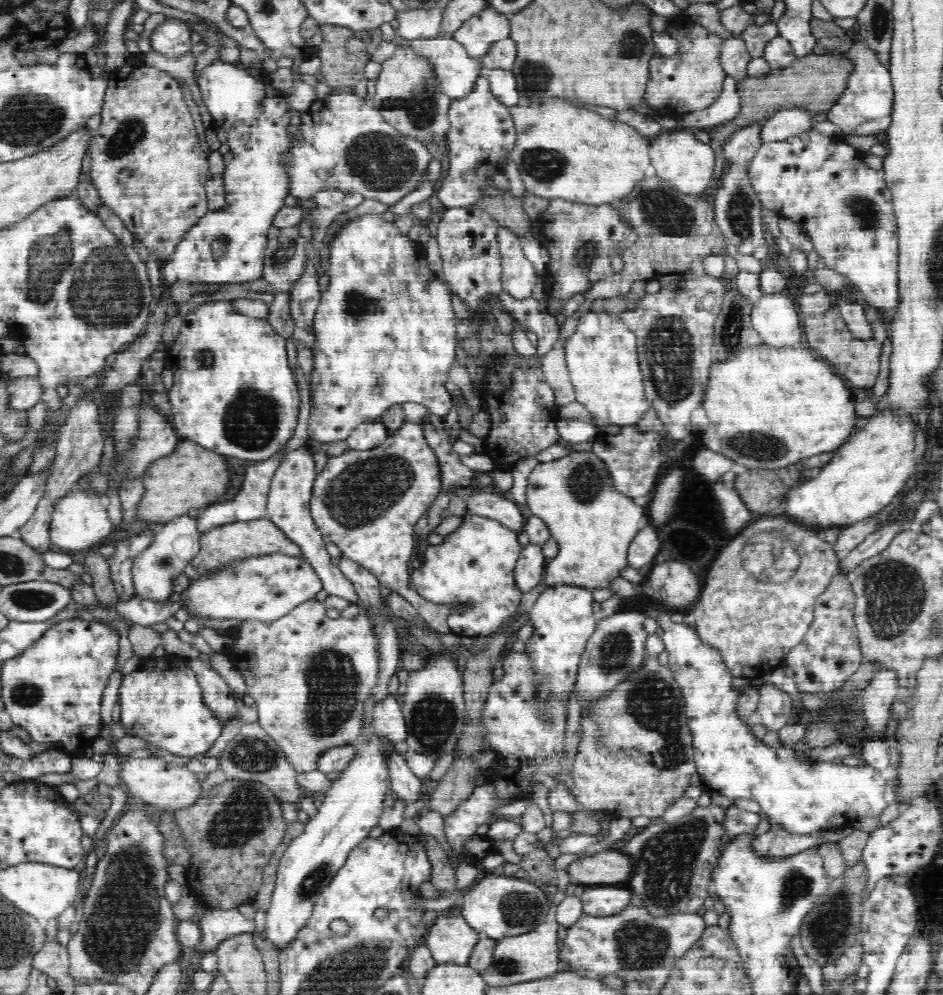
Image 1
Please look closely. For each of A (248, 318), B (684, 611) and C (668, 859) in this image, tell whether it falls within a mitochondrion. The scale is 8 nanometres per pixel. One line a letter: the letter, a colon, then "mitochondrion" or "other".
A: other
B: other
C: mitochondrion

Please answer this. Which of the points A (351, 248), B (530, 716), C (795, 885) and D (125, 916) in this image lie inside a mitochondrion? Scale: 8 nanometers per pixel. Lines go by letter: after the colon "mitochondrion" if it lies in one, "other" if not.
A: other
B: other
C: mitochondrion
D: mitochondrion

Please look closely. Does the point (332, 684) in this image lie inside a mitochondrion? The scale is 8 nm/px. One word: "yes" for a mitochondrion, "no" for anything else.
yes

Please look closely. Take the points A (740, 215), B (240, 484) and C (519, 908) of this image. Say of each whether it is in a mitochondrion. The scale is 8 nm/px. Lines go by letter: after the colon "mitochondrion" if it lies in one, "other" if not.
A: mitochondrion
B: other
C: mitochondrion

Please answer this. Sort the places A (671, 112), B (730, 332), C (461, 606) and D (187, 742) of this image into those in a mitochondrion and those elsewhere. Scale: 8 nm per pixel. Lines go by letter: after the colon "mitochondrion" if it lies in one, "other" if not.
A: other
B: mitochondrion
C: other
D: other

